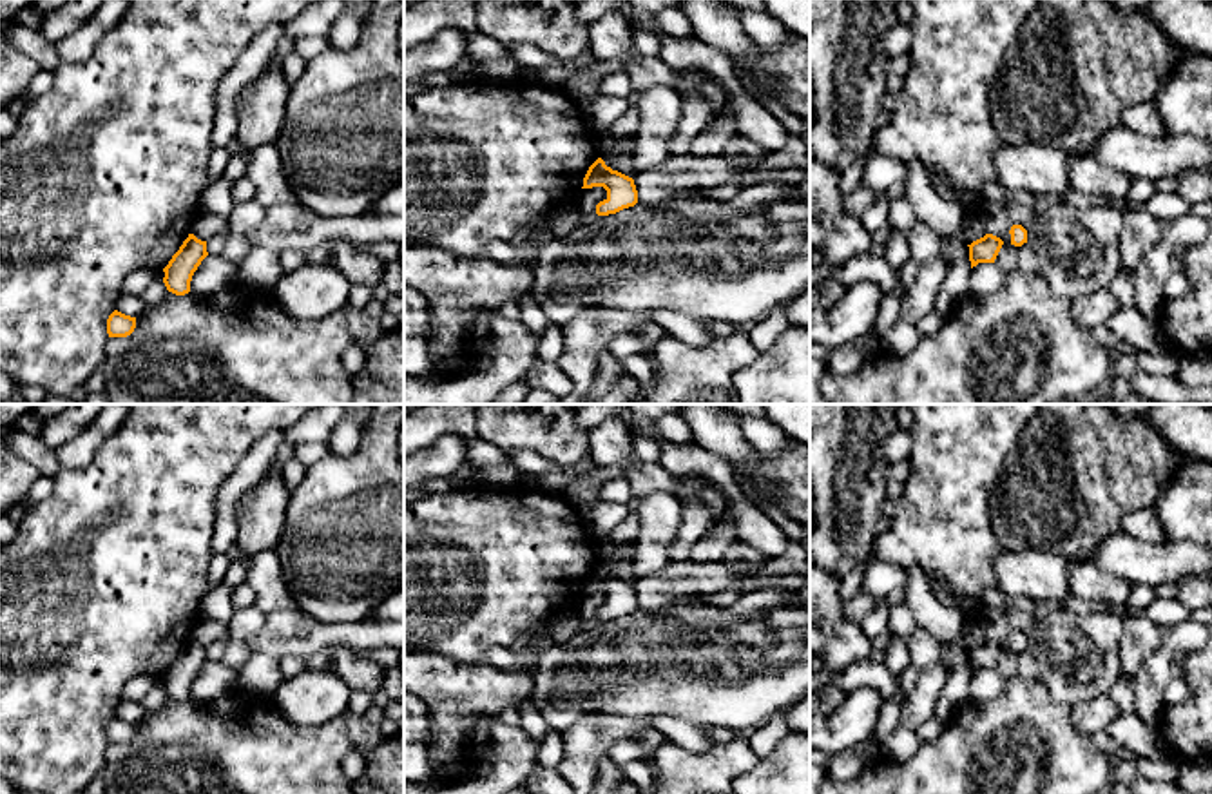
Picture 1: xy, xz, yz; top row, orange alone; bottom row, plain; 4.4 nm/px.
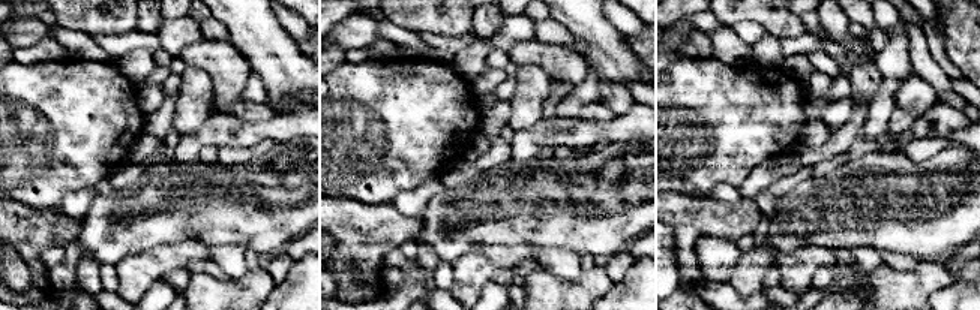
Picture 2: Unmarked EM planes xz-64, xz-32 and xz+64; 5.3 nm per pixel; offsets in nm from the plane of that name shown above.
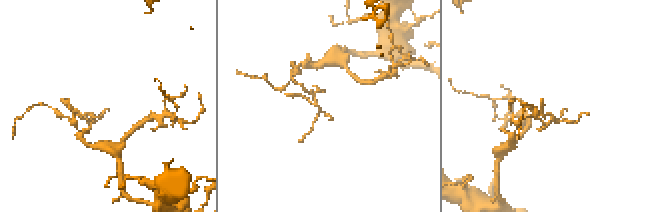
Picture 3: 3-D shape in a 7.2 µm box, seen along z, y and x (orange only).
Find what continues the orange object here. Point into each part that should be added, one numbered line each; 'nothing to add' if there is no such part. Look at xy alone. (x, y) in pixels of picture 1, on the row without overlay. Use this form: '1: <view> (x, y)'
nothing to add

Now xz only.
nothing to add

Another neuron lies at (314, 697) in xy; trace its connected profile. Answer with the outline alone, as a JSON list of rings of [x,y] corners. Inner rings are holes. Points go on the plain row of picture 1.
[[[304,669],[283,680],[274,691],[274,705],[297,725],[322,725],[348,714],[351,687],[332,669]]]

